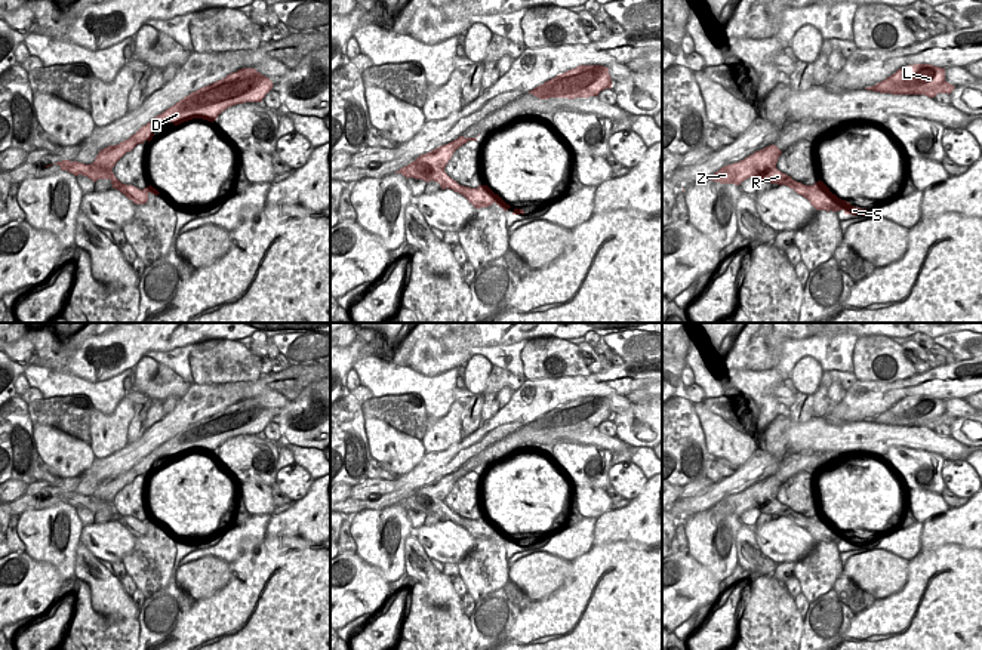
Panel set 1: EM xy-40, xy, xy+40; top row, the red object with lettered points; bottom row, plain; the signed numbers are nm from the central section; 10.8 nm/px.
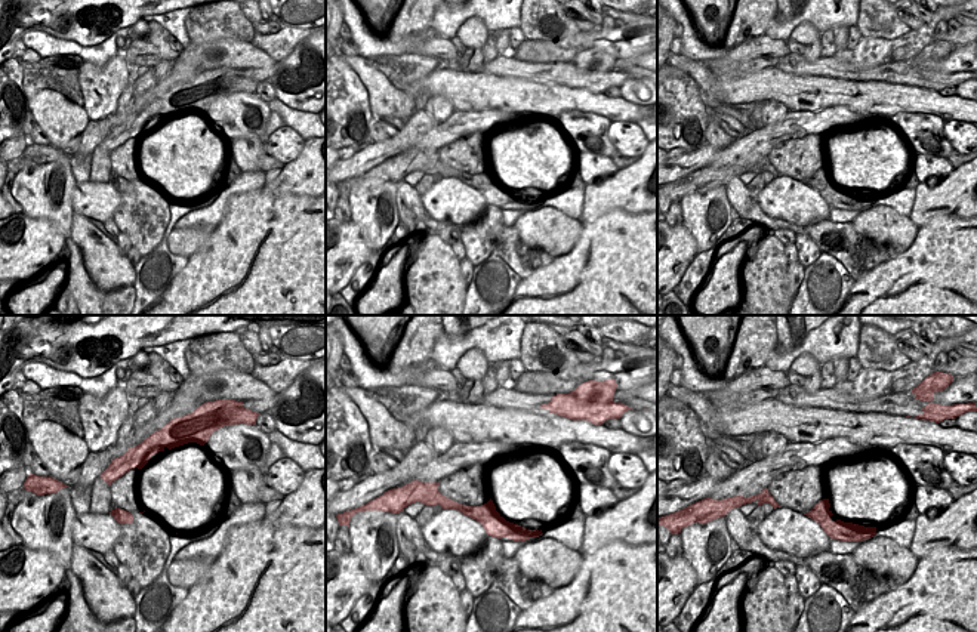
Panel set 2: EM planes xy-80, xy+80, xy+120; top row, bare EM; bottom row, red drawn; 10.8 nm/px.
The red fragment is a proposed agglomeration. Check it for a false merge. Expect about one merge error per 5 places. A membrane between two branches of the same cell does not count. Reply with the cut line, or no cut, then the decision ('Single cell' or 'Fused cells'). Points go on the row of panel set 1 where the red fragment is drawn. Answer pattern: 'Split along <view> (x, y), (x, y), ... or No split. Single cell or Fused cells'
Split along xy+40 (790, 181), (796, 190). Fused cells.

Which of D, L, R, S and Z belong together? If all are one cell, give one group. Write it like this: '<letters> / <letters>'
D L R Z / S

